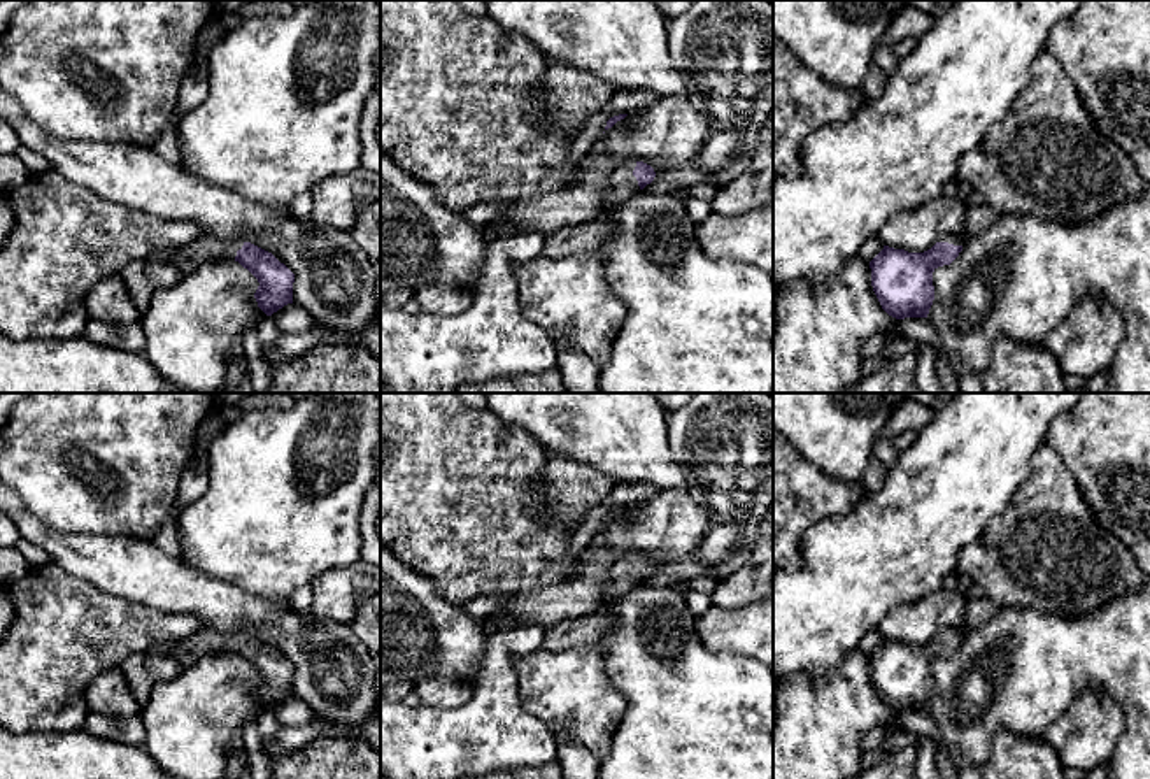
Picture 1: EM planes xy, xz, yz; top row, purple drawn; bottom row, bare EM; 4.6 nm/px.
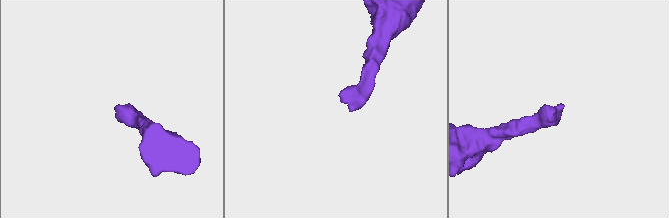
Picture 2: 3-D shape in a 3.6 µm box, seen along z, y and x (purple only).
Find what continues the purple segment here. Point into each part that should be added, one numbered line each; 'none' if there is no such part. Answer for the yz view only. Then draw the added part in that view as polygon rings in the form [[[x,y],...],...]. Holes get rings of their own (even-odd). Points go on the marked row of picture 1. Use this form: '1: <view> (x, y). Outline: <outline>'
1: yz (952, 239). Outline: [[[962,233],[962,235],[943,235],[938,242],[948,242],[948,244],[964,247],[968,239],[969,237],[966,233]]]

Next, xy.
1: xy (204, 248). Outline: [[[200,233],[191,244],[170,253],[167,258],[182,272],[193,270],[196,265],[210,260],[235,260],[244,240],[223,240],[210,233]]]

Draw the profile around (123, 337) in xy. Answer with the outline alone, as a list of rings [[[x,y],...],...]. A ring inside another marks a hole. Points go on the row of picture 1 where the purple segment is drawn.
[[[89,319],[82,335],[93,344],[117,351],[142,353],[146,347],[146,337],[140,323],[105,325],[98,319]]]

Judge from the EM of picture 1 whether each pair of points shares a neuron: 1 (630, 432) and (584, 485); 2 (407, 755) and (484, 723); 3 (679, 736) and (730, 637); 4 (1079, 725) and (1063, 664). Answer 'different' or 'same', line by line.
1: different
2: same
3: different
4: different

